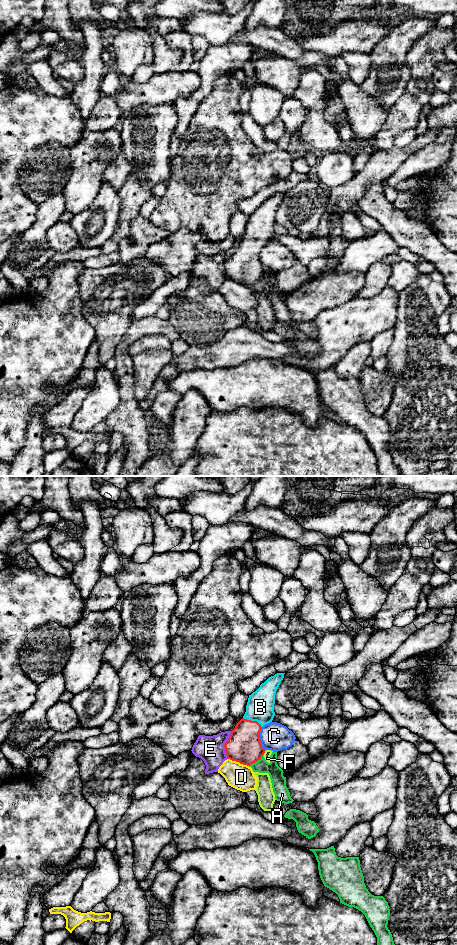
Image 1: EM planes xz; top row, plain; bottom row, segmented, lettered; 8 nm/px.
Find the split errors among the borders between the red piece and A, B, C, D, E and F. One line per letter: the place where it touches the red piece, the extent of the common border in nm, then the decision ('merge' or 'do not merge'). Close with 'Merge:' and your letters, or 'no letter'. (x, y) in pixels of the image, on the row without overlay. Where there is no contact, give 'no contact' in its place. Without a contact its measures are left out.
A: contact xz (256, 281); length 140 nm; do not merge
B: contact xz (253, 241); length 170 nm; merge
C: contact xz (259, 259); length 190 nm; do not merge
D: contact xz (238, 281); length 180 nm; do not merge
E: contact xz (224, 265); length 220 nm; do not merge
F: contact xz (264, 272); length 50 nm; do not merge
Merge: B

